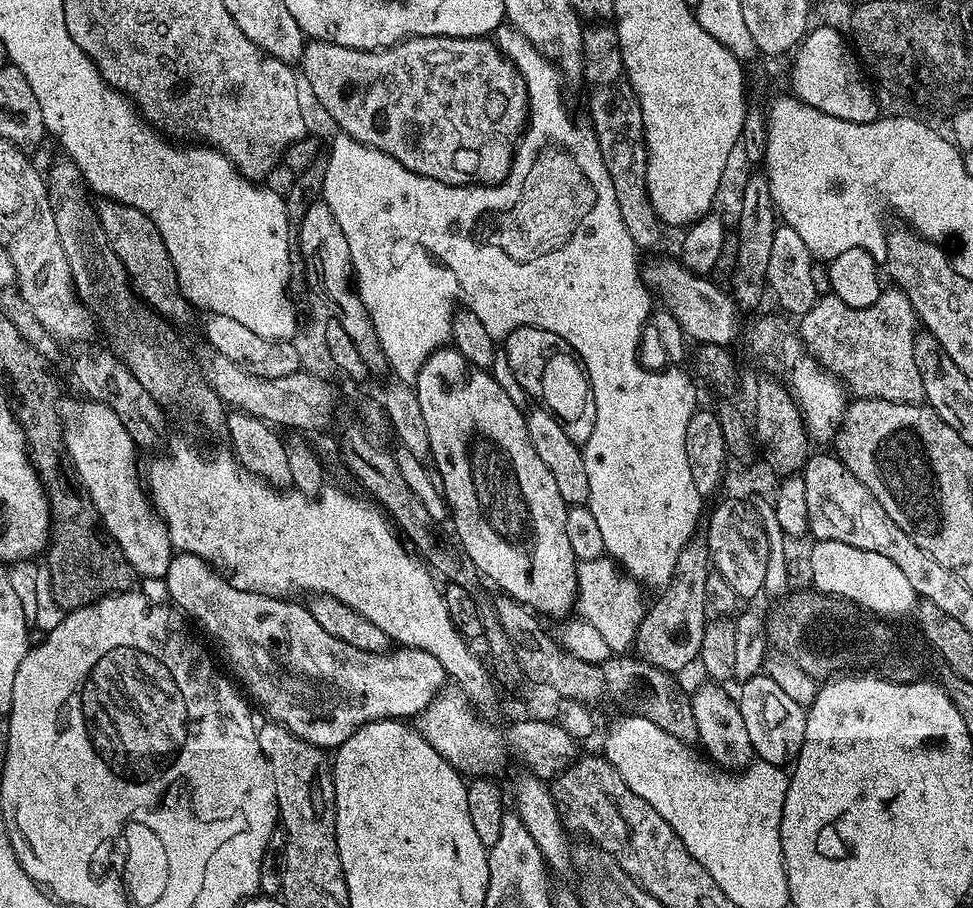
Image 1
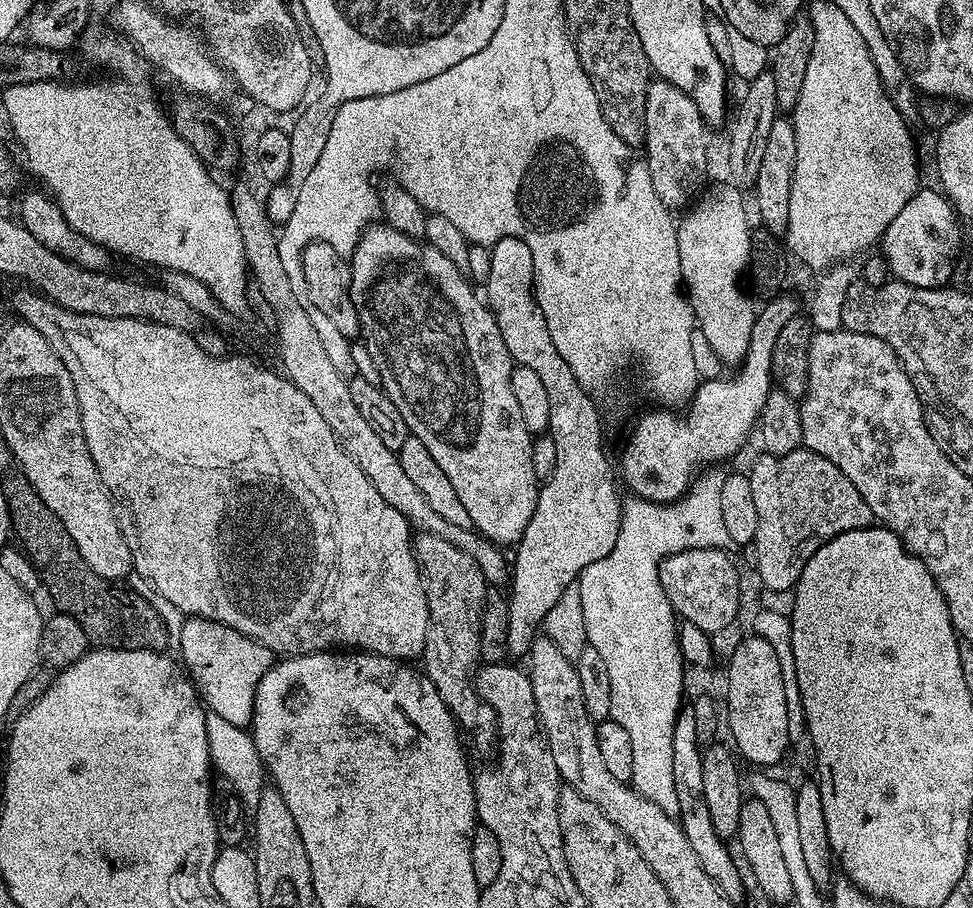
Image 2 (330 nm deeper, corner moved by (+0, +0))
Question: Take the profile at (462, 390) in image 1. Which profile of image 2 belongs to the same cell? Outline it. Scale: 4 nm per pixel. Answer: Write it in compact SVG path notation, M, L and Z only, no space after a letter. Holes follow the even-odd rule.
M377 222L361 234L358 246L351 254L350 263L352 265L350 294L354 302L354 310L358 310L360 319L359 339L364 340L364 348L368 351L377 374L380 375L379 387L383 388L390 402L394 402L398 414L402 414L409 433L416 436L418 442L424 443L426 450L430 450L430 455L434 457L434 462L438 462L438 467L446 473L446 478L450 478L454 491L458 493L458 498L462 502L462 507L466 509L466 514L470 514L472 528L497 546L519 544L522 534L526 534L526 526L530 526L530 518L534 514L534 506L540 493L531 457L534 436L533 433L528 432L525 423L522 422L517 399L514 398L511 390L514 361L506 350L506 342L502 342L502 334L498 330L498 322L494 318L492 309L482 299L481 293L470 283L468 276L460 271L458 266L454 266L441 251L436 250L423 239L400 233L385 222Z

